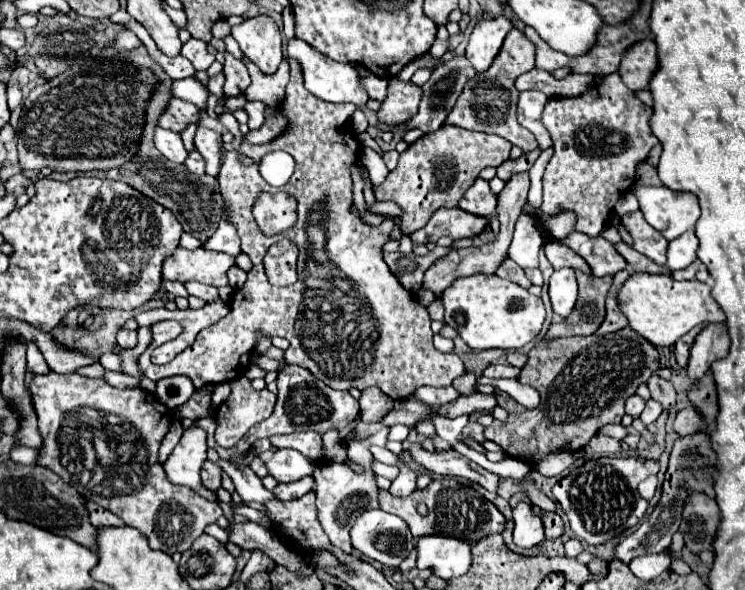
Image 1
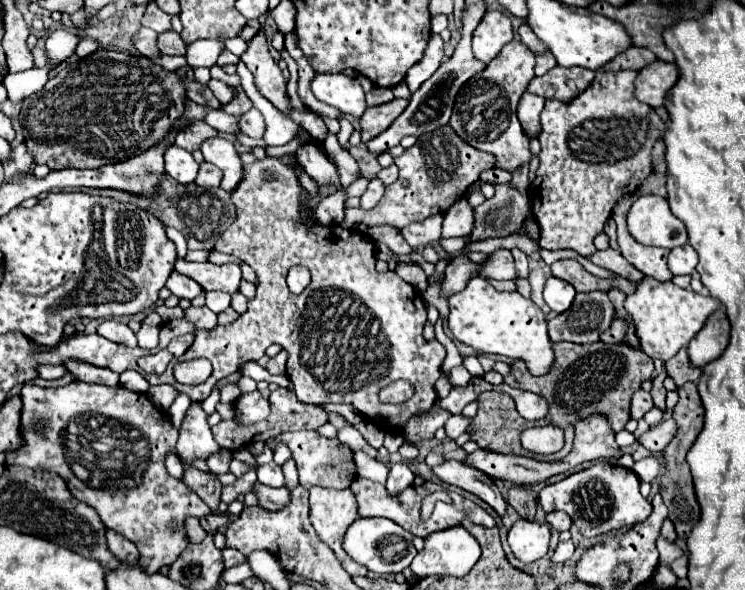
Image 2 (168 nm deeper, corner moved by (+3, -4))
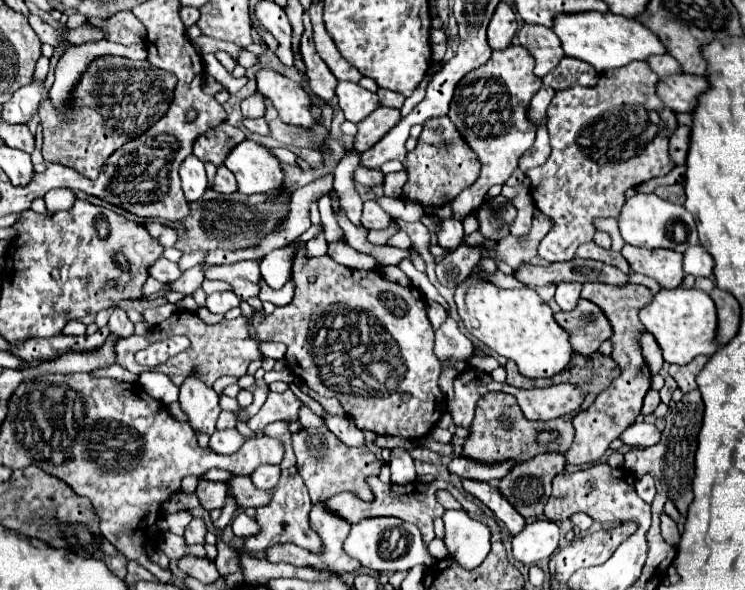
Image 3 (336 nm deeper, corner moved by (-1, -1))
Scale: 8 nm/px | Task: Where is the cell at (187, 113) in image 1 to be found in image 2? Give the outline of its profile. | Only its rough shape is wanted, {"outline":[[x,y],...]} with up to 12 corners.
{"outline":[[204,120],[178,130],[174,144],[192,152],[216,136]]}

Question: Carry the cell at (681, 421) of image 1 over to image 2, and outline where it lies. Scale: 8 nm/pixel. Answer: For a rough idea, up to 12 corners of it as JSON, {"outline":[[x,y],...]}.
{"outline":[[662,420],[638,438],[650,452],[660,452],[676,436],[676,420]]}

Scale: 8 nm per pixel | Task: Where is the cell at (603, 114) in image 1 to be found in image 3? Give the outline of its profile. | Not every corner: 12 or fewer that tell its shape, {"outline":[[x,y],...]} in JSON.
{"outline":[[648,63],[552,99],[552,155],[526,173],[574,259],[596,217],[668,175],[676,113]]}

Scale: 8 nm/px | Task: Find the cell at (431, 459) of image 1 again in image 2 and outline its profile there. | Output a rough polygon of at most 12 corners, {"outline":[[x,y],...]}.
{"outline":[[444,460],[432,472],[460,486],[500,516],[506,502],[496,480],[460,460]]}

